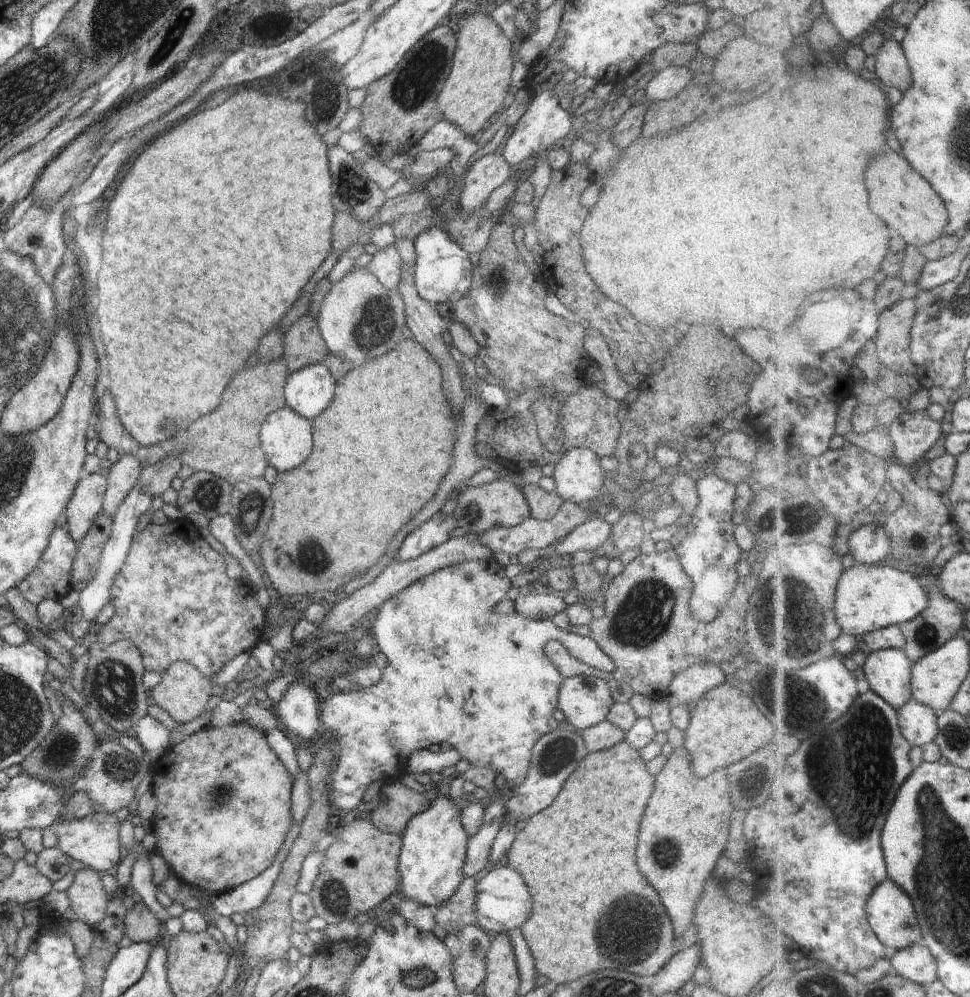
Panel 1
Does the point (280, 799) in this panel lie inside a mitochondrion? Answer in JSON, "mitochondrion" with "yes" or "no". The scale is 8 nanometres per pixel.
{"mitochondrion":"no"}

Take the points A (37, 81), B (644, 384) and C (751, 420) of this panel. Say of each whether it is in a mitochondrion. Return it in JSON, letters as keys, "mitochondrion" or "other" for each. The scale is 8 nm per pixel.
{"A":"mitochondrion","B":"other","C":"other"}

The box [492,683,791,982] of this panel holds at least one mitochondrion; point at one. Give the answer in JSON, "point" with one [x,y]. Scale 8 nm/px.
{"point":[629,923]}

